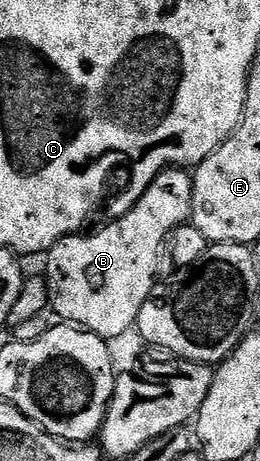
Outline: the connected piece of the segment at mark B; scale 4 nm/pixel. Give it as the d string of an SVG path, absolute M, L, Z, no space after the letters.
M170 167L156 177L147 187L147 191L137 200L132 209L120 214L110 225L102 227L90 237L74 235L64 237L47 254L49 262L43 270L49 282L49 304L52 312L58 313L62 322L87 329L89 332L106 339L123 335L123 331L134 328L143 303L158 284L161 267L161 252L165 249L165 240L173 230L186 224L193 216L193 178L184 168Z

